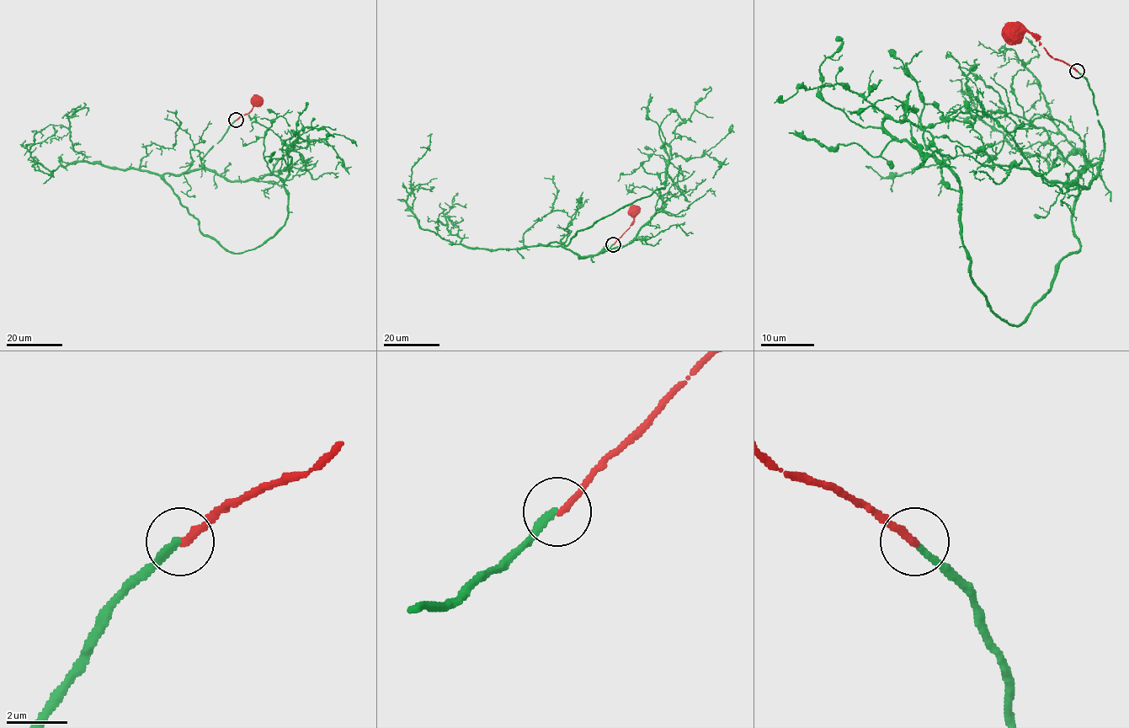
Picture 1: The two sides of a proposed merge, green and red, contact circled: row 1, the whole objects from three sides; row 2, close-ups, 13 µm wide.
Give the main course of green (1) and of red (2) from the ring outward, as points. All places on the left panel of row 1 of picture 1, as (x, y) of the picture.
1: (236, 120), (201, 160), (231, 181), (286, 169), (290, 145), (284, 181), (263, 140), (287, 125)
2: (236, 120), (247, 114), (257, 99), (260, 99), (257, 101)

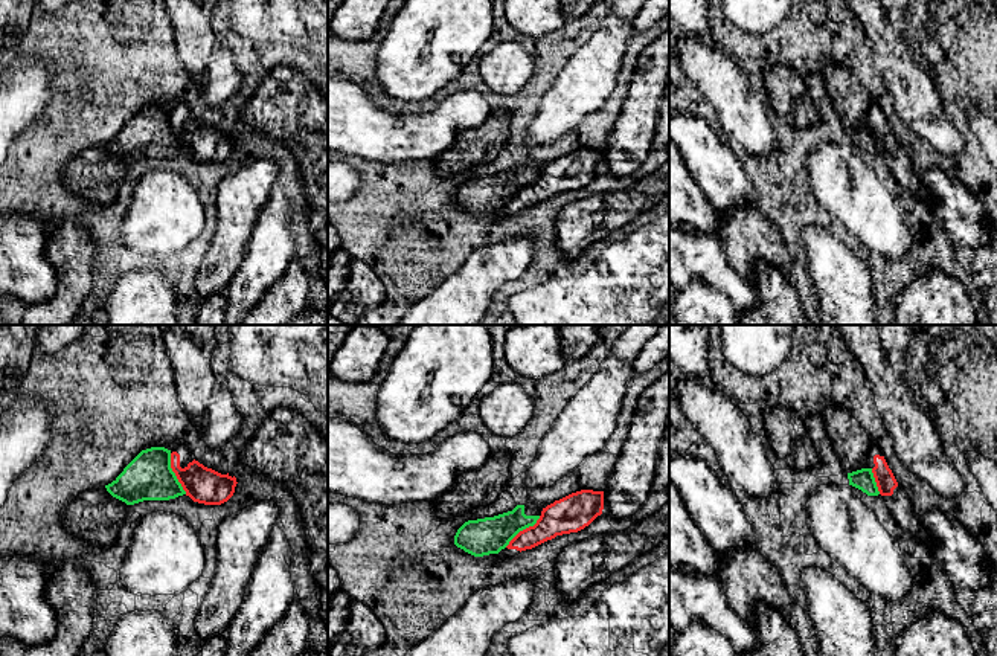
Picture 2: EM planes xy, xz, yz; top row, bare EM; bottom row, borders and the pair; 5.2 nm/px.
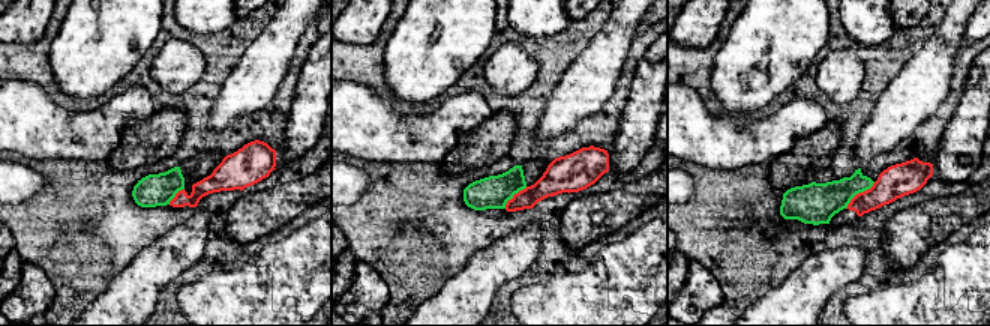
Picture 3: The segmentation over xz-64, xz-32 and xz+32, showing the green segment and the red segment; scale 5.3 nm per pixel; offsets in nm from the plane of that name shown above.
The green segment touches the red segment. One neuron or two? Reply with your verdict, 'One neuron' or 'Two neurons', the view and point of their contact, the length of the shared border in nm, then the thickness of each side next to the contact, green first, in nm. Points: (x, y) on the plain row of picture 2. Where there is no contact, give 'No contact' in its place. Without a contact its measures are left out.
Two neurons. Touches green at xy (174, 131). Shared border 240 nm. Thickness 240 nm (green) against 190 nm

